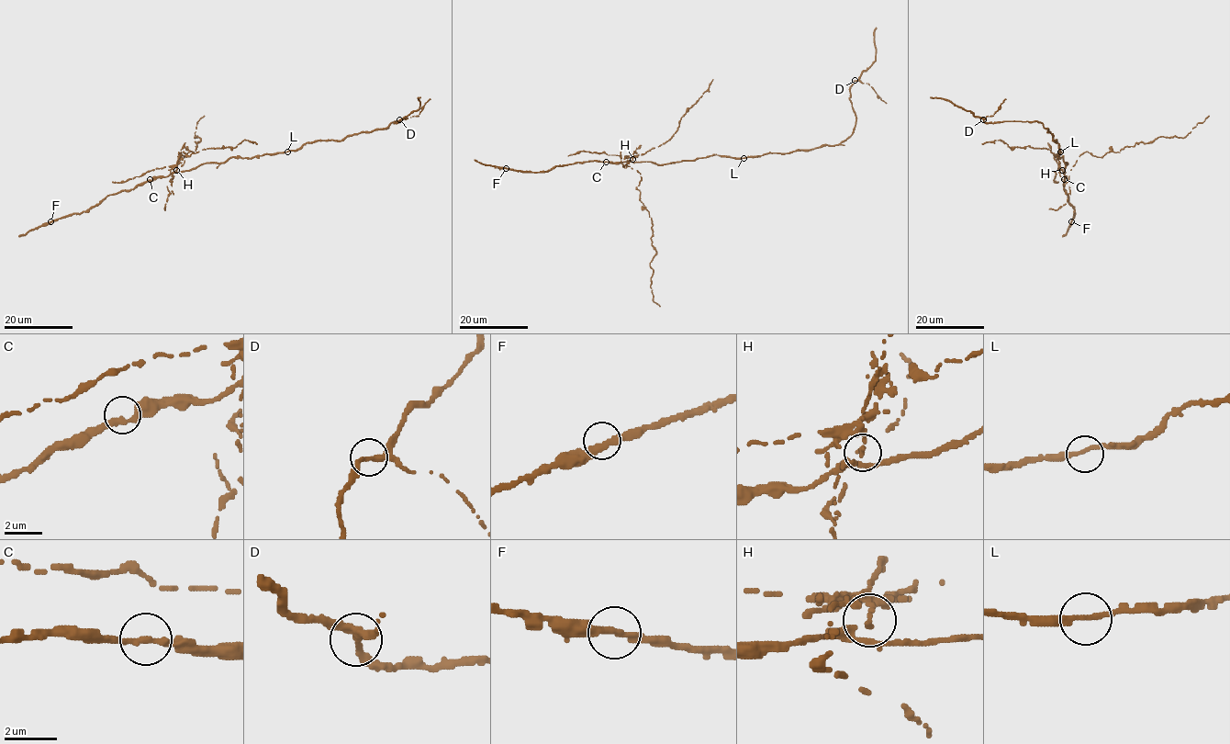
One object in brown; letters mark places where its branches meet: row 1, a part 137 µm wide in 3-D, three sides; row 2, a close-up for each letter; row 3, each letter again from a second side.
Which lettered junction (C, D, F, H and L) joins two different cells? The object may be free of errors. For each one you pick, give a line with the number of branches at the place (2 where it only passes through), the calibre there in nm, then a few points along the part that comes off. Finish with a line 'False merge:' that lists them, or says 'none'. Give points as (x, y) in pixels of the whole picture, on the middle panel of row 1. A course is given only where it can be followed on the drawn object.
H: 2 | 200 nm | (632, 159), (626, 165), (640, 173), (636, 187), (652, 220), (656, 251), (650, 287), (659, 306)
False merge: H

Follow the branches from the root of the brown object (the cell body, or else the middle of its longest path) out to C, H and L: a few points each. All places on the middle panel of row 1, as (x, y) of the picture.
C: (712, 155), (660, 164), (650, 162), (606, 162)
H: (712, 155), (660, 164), (650, 162), (633, 163), (632, 159)
L: (712, 155), (743, 158)

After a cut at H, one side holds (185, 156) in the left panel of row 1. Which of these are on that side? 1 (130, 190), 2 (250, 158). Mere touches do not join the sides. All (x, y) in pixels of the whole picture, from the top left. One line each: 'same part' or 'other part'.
1: other part
2: other part

